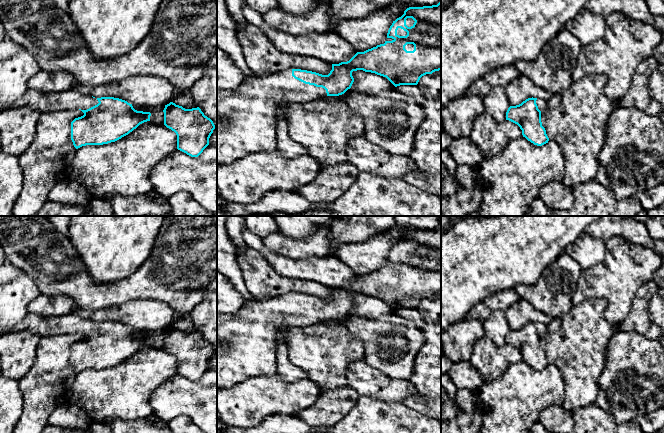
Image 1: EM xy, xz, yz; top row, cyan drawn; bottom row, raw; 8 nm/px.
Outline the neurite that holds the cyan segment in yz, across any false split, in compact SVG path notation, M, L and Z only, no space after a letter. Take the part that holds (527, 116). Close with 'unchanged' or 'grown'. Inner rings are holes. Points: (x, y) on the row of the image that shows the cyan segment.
M528 98L521 104L510 106L506 112L506 120L517 124L522 135L537 146L548 143L549 138L541 122L541 111L547 101L540 98Z; grown

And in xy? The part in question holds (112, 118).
M28 89L26 93L12 105L3 106L0 111L9 108L30 107L42 113L79 109L84 115L71 122L71 140L76 149L86 145L103 145L115 142L128 135L140 124L150 121L150 112L137 111L132 104L114 97L95 98L76 91L41 92Z; grown

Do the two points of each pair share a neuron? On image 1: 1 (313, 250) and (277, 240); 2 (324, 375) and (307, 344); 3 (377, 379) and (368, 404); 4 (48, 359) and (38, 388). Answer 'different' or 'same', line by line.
1: same
2: same
3: different
4: same

